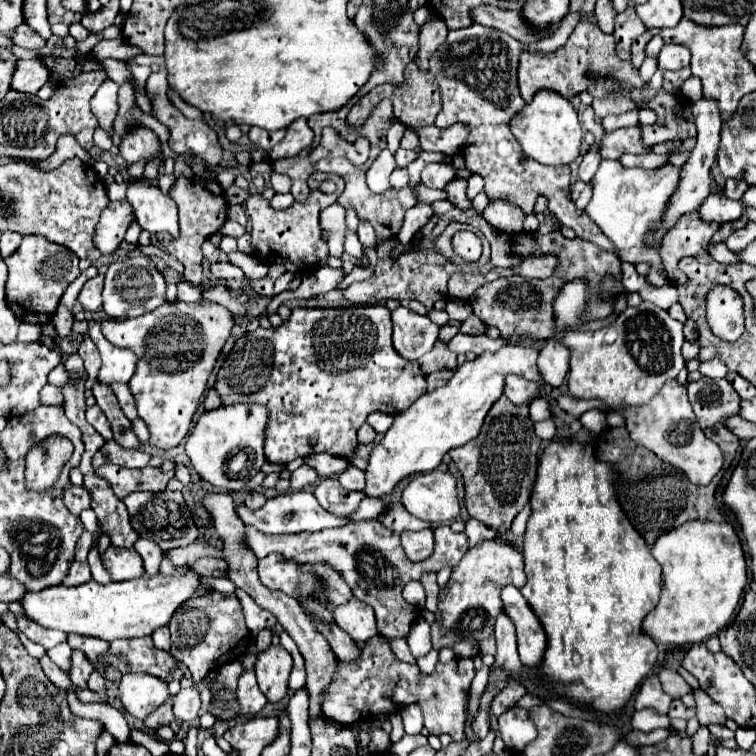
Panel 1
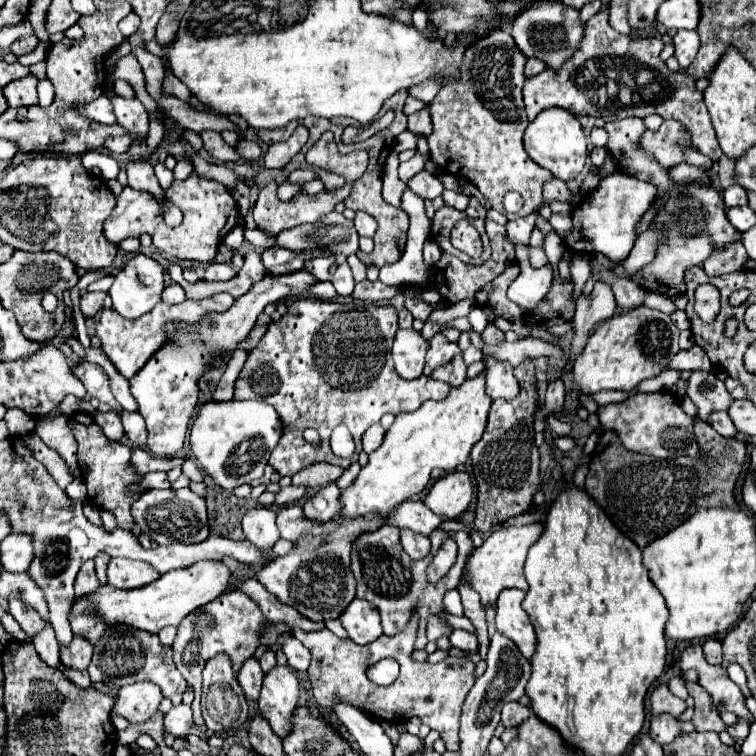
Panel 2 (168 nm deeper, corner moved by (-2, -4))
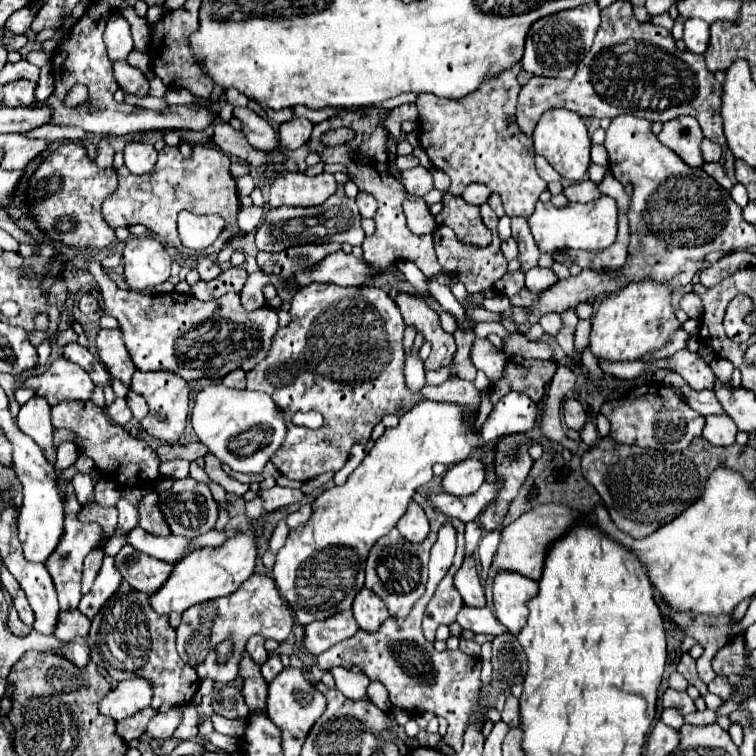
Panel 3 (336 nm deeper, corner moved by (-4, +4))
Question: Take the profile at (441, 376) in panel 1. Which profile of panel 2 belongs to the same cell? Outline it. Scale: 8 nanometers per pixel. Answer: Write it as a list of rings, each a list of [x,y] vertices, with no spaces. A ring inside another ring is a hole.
[[[458,353],[450,363],[434,369],[430,377],[438,379],[438,381],[446,381],[452,387],[460,387],[466,381],[466,369],[468,369],[468,365],[464,363],[462,353]]]

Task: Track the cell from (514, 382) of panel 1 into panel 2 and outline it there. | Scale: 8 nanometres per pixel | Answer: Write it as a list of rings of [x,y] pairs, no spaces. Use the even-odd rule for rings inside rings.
[[[484,357],[486,365],[486,393],[492,399],[514,399],[520,393],[520,385],[512,375],[512,365],[494,357]]]

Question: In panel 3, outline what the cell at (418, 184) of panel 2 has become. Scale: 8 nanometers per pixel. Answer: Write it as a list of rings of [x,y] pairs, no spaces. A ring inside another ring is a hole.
[[[422,165],[408,169],[408,171],[402,171],[402,183],[408,193],[418,195],[418,197],[424,197],[434,187],[432,173],[428,169],[424,169]]]

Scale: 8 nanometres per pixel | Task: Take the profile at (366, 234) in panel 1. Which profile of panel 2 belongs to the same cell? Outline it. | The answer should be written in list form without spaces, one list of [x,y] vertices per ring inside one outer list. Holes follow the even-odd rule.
[[[356,211],[354,225],[356,225],[358,235],[362,235],[362,237],[374,237],[374,233],[376,233],[376,219],[364,211]]]

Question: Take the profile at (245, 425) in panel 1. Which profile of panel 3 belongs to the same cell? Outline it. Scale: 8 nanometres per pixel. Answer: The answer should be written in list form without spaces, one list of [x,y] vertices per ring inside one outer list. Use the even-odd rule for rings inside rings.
[[[220,383],[208,385],[196,395],[192,429],[198,441],[204,443],[220,463],[238,473],[262,473],[286,437],[284,415],[276,403],[272,403],[270,395],[248,389],[228,389]]]

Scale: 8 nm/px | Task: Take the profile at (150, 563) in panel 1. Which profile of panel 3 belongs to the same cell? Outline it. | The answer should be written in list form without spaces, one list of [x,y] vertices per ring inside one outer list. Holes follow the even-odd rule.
[[[152,491],[152,493],[146,493],[138,505],[138,511],[140,511],[140,521],[138,525],[152,533],[152,535],[170,535],[170,529],[160,513],[160,507],[158,507],[158,493]]]

